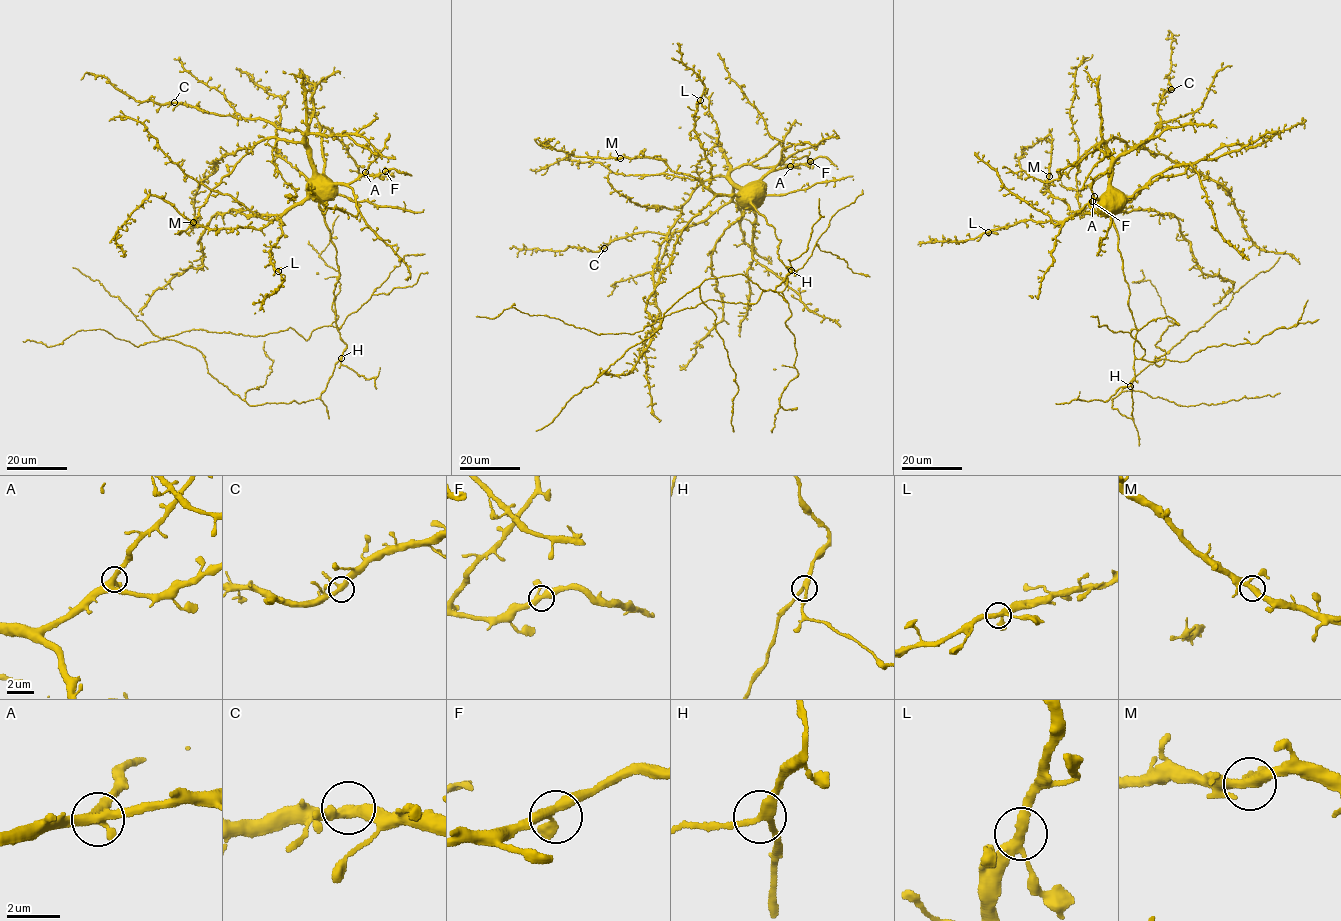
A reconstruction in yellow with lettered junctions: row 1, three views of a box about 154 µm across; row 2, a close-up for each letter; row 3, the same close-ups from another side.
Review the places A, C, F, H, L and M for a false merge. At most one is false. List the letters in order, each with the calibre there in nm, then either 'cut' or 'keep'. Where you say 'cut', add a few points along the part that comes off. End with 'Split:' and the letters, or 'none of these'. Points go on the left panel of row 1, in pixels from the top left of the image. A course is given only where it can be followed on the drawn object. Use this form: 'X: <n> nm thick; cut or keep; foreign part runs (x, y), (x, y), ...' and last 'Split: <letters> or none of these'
A: 360 nm thick; keep
C: 300 nm thick; keep
F: 320 nm thick; keep
H: 300 nm thick; keep
L: 320 nm thick; keep
M: 320 nm thick; keep
Split: none of these

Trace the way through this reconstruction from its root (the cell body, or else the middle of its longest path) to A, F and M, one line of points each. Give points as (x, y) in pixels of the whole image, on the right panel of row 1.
A: (1104, 205), (1098, 200), (1092, 202), (1094, 196)
F: (1104, 205), (1098, 200), (1092, 202), (1093, 198), (1092, 201)
M: (1104, 205), (1105, 209), (1103, 207), (1091, 212), (1071, 211), (1049, 191), (1049, 176)

